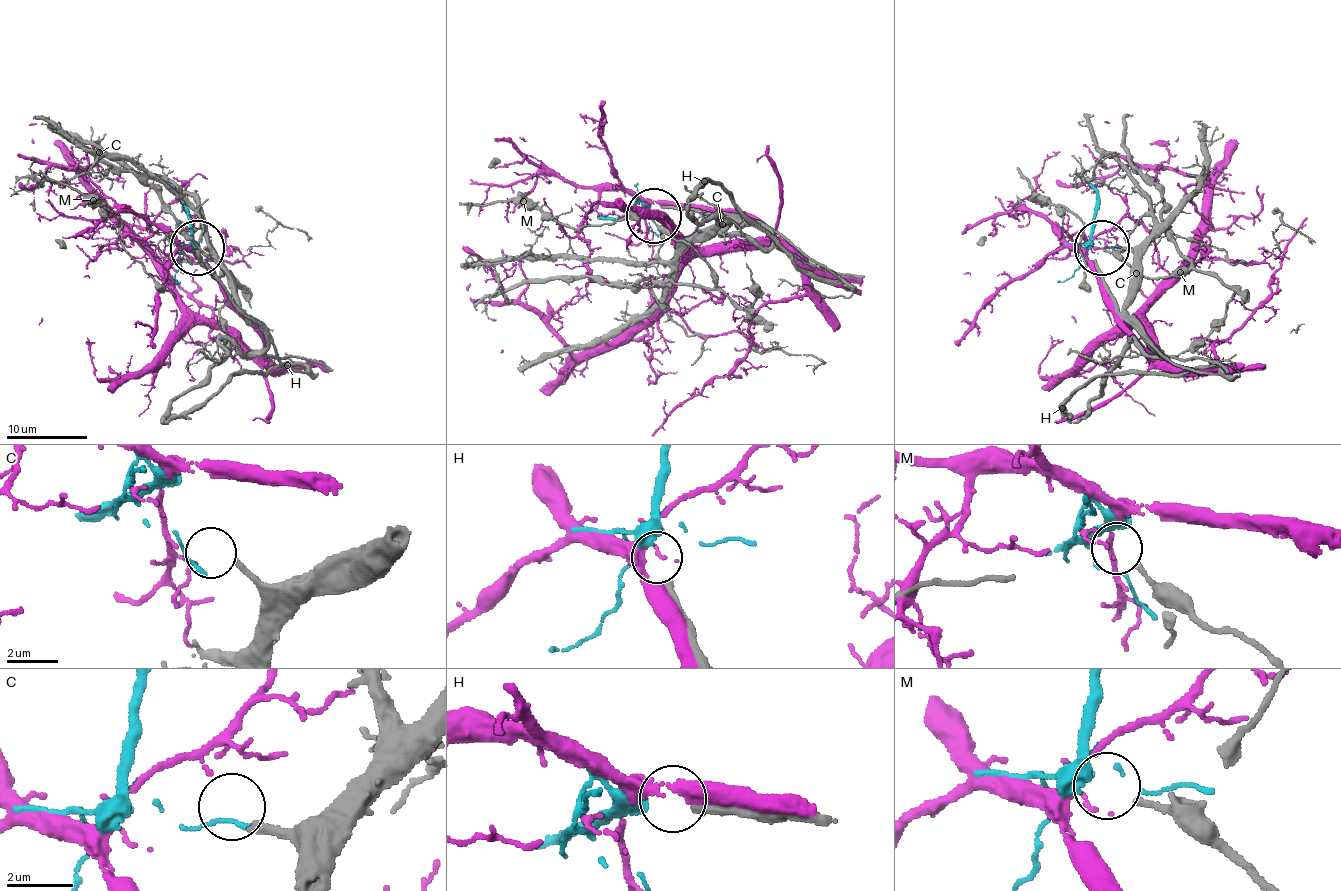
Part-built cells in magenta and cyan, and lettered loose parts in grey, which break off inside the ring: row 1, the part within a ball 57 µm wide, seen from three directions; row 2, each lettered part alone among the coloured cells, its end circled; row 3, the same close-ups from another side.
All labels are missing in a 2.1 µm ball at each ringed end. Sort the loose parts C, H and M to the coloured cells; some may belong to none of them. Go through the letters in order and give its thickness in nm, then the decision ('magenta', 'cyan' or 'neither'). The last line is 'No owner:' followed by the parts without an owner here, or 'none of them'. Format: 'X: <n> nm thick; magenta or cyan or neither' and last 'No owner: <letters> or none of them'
C: 240 nm thick; neither
H: 280 nm thick; cyan
M: 200 nm thick; neither
No owner: C, M

